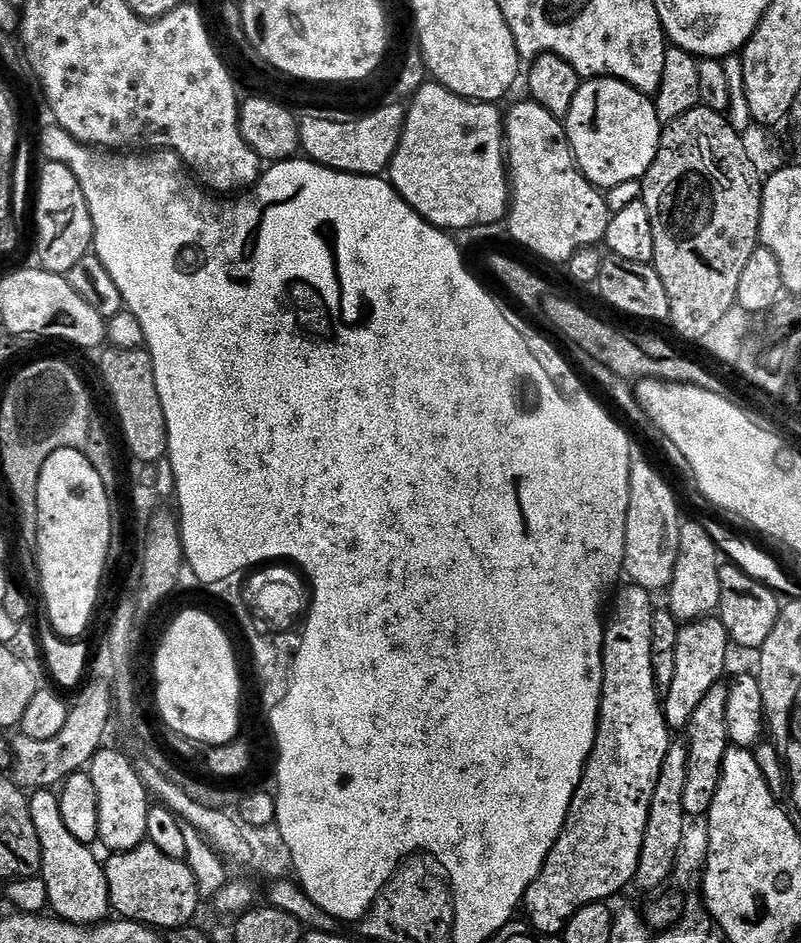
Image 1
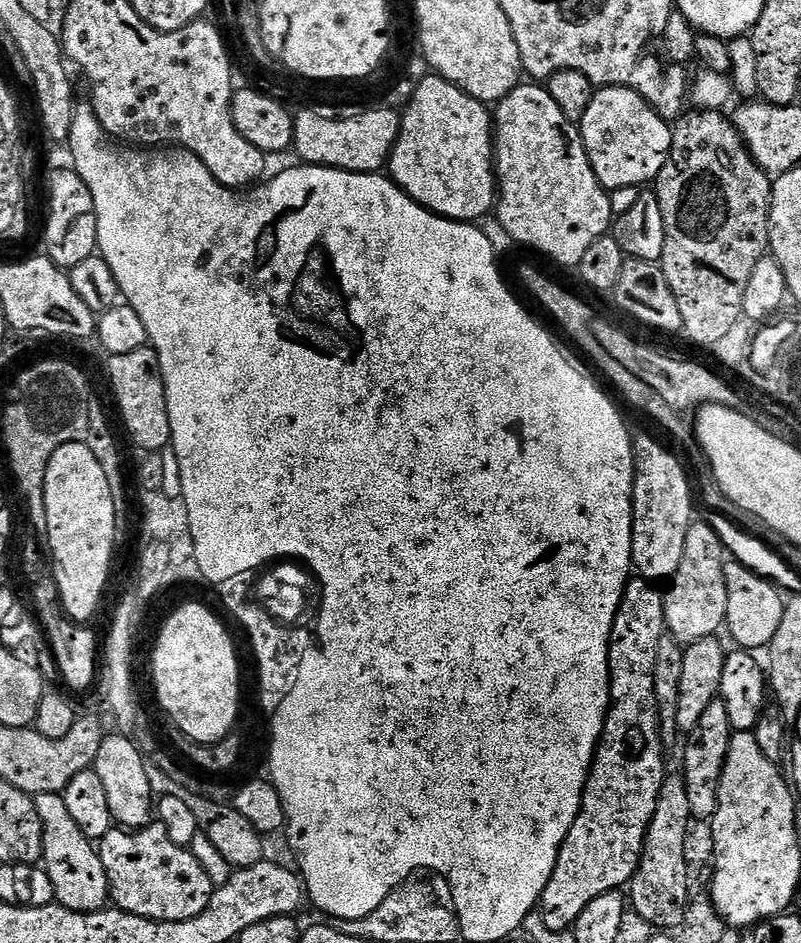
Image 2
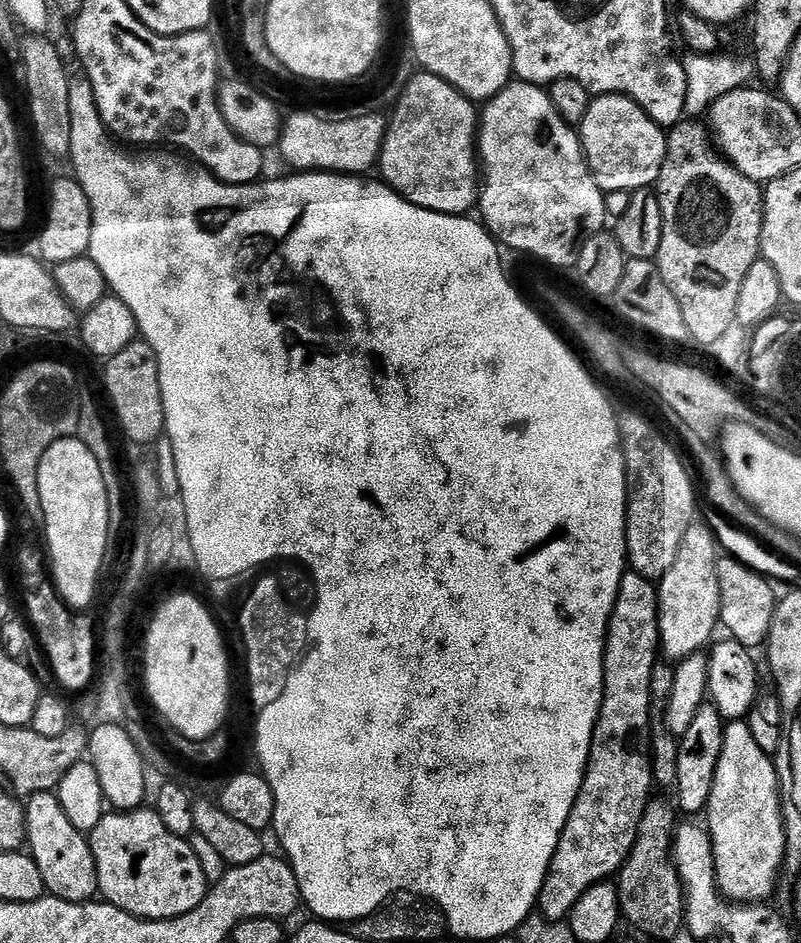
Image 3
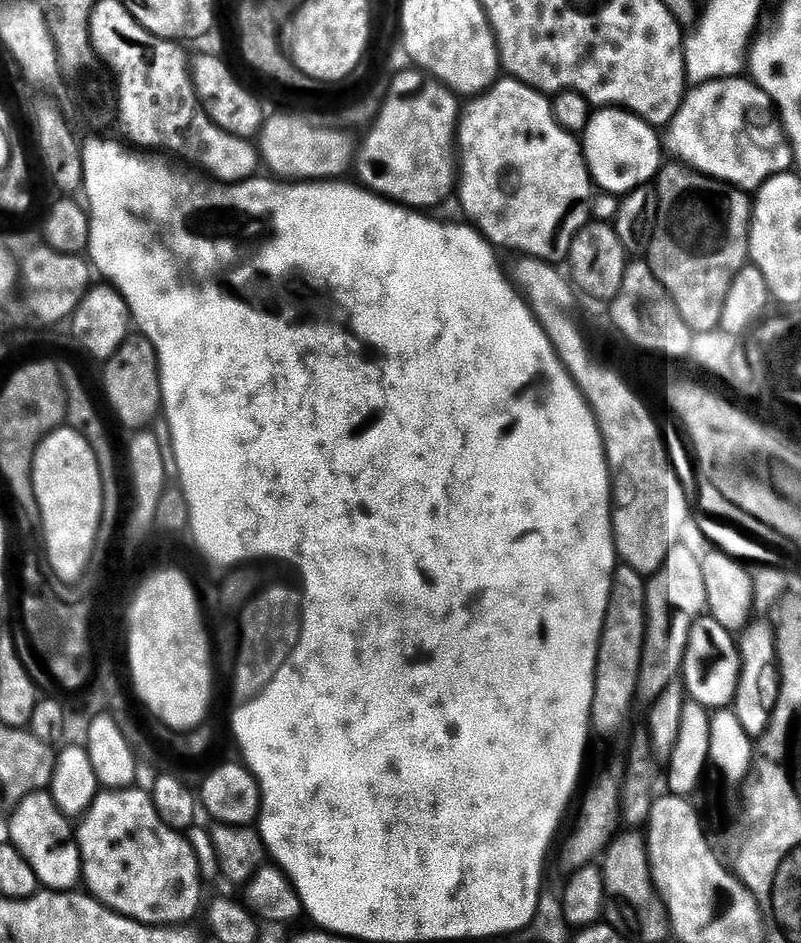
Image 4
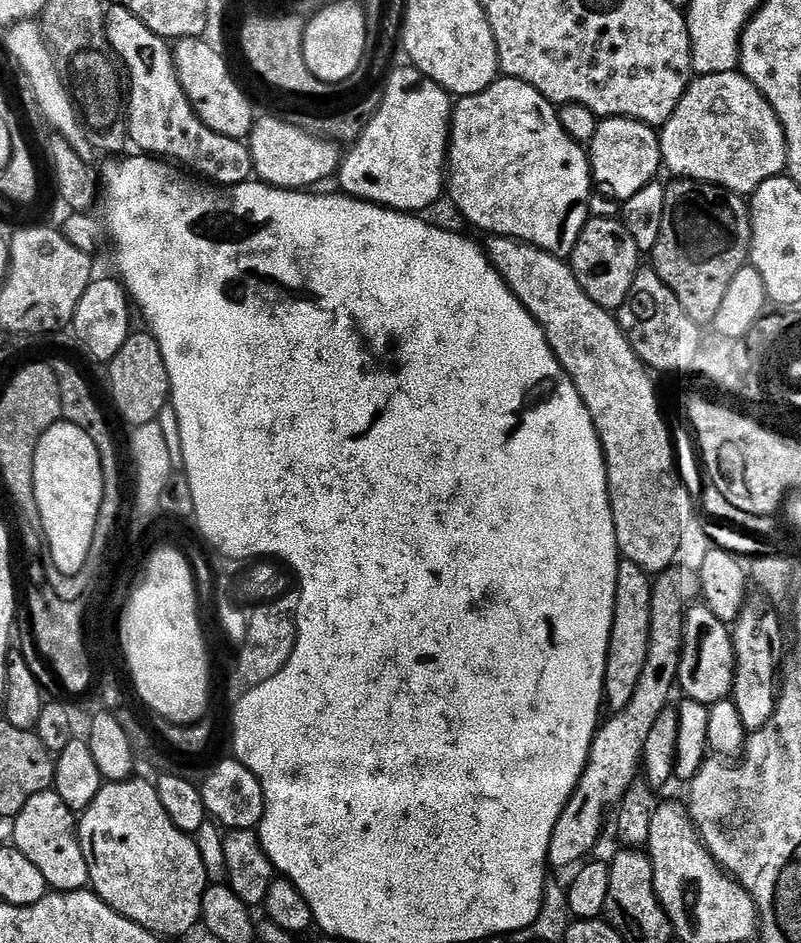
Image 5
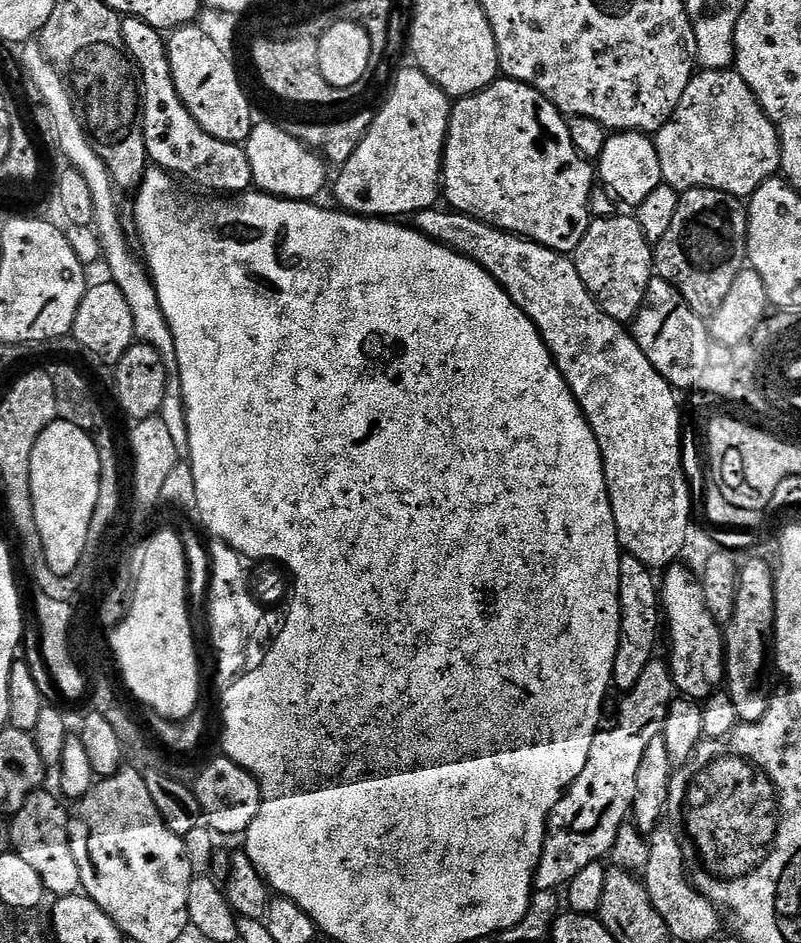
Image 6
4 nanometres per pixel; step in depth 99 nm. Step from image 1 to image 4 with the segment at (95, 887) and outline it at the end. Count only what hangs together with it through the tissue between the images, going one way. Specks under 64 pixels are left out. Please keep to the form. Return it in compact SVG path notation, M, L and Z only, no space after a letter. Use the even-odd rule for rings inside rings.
M51 791L30 794L22 803L11 809L12 821L8 824L10 842L30 862L36 877L45 889L67 892L82 880L80 845L76 843L74 828L54 802Z

